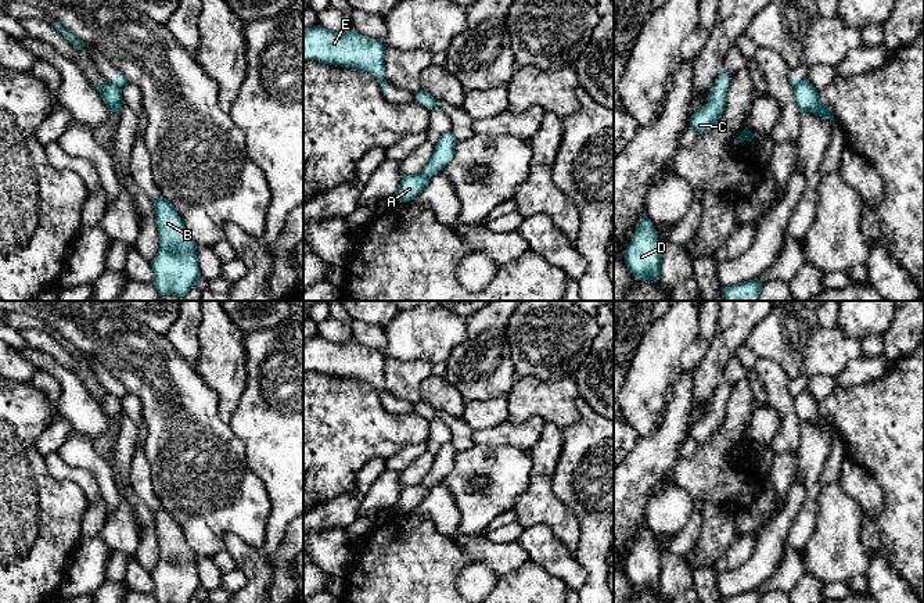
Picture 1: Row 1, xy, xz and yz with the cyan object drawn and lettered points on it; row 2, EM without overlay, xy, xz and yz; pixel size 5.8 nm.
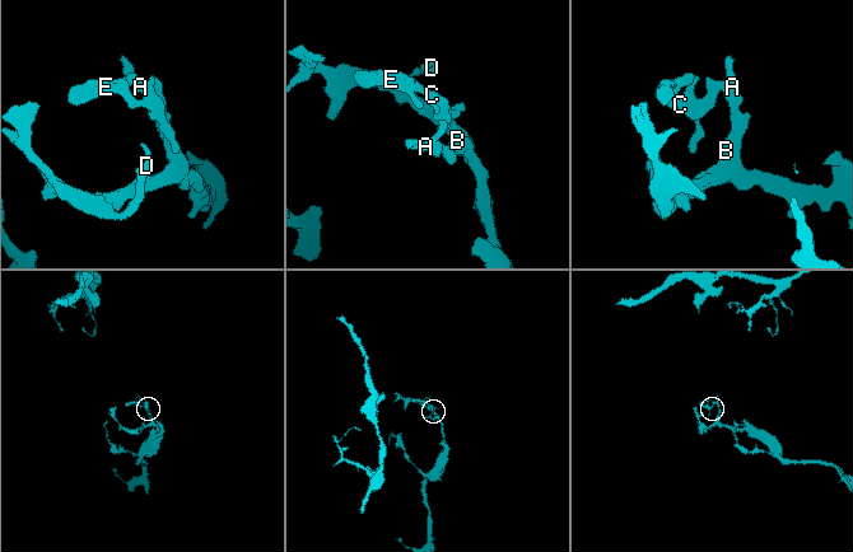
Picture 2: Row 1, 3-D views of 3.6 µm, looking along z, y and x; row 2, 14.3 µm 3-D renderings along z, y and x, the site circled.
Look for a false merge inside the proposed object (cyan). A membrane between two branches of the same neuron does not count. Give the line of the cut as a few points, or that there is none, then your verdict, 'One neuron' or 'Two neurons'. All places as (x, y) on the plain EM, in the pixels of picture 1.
Split along xy (110, 392), (119, 399). Two neurons

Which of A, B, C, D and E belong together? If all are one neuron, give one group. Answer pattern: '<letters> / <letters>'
A B D / C E

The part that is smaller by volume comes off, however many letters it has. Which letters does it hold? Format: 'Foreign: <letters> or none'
Foreign: C, E

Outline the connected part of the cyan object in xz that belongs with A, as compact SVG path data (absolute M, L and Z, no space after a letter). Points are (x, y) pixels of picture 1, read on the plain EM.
M421 482L410 487L403 487L402 493L396 502L395 510L399 513L409 513L428 495L429 489Z

